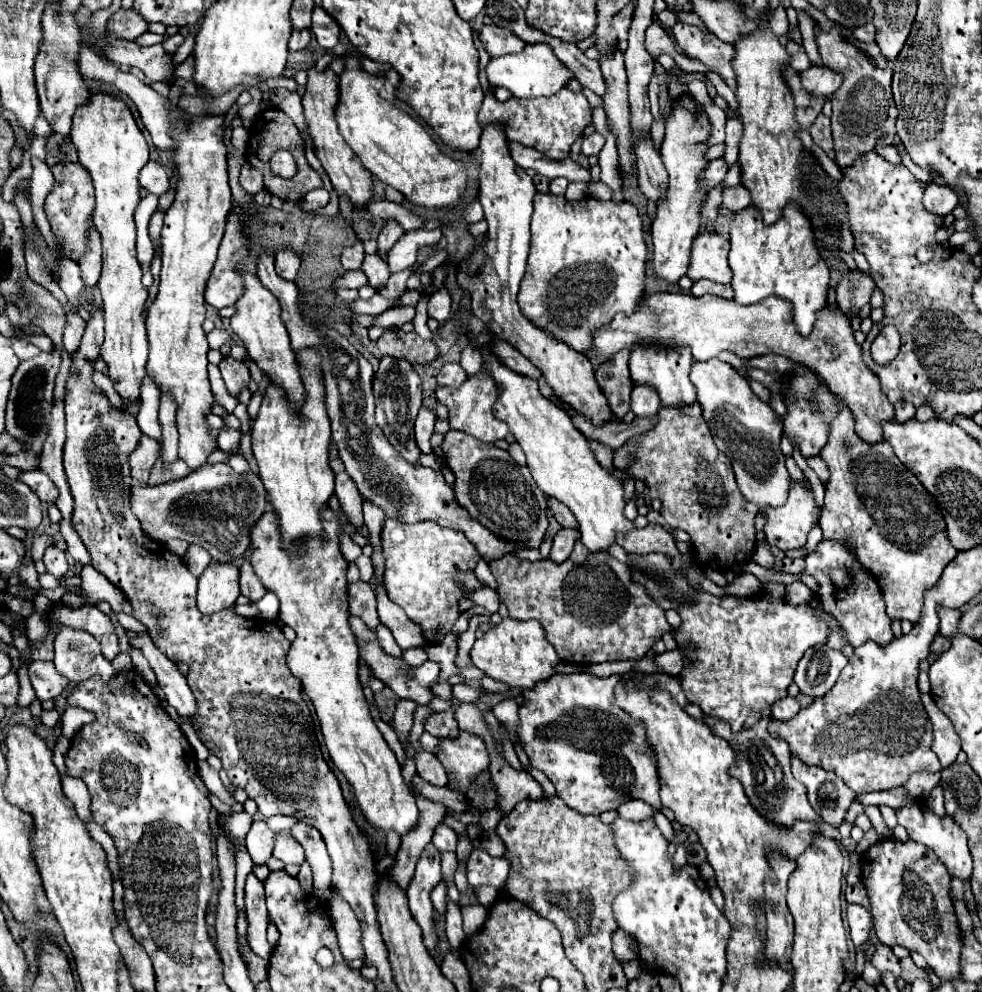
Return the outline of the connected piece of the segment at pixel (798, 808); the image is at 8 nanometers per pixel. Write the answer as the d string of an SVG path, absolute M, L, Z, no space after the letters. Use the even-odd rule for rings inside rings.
M760 717L754 723L754 727L738 731L738 735L734 735L734 737L726 737L726 741L732 745L732 749L736 753L736 763L730 767L730 773L732 773L732 777L740 779L748 799L764 817L778 821L782 825L792 825L796 819L816 823L816 821L820 821L820 817L816 815L816 811L812 811L812 807L806 799L804 785L798 783L794 779L794 775L790 773L790 755L782 755L782 753L790 753L790 747L788 747L788 743L784 743L784 739L776 739L768 731L770 721L772 721L770 717ZM784 761L788 761L786 767L782 767Z

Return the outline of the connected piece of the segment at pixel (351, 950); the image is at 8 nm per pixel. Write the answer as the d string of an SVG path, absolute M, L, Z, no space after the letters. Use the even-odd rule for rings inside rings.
M332 895L330 899L330 919L334 925L334 931L338 935L340 951L346 960L362 959L364 952L360 947L360 925L354 915L354 911L348 907L348 903L340 901L340 897Z

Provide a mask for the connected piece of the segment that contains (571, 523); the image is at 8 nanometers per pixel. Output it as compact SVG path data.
M548 499L548 505L550 505L550 509L554 511L554 517L556 517L556 521L558 521L562 527L568 527L568 529L576 529L576 531L578 531L576 517L572 515L572 511L568 511L568 507L564 507L564 503L560 503L560 501L556 501L556 499Z

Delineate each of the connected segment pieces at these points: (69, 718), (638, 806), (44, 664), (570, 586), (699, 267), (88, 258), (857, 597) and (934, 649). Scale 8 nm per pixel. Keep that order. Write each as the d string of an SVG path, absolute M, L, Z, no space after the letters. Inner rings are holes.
M66 707L64 715L62 715L62 735L72 739L82 725L92 723L92 721L94 721L92 713L88 713L84 709L76 709L76 707Z
M632 799L628 803L622 803L618 807L618 815L628 819L628 821L642 821L642 819L648 819L652 817L652 807L648 803L642 803L640 799Z
M32 661L28 673L30 673L32 687L40 701L54 699L62 693L64 687L68 687L68 679L56 673L52 661Z
M578 539L570 557L560 565L550 559L532 563L504 555L492 559L488 567L496 577L500 601L508 607L510 617L538 617L544 625L546 639L562 661L592 665L604 661L642 659L662 633L672 631L664 617L664 609L648 599L648 593L640 583L632 583L628 565L616 561L608 553L598 553L598 557L610 557L610 565L600 563L598 567L592 567L590 555L588 547Z
M718 233L698 235L692 243L688 277L692 281L710 279L716 283L730 283L732 271L728 267L730 243Z
M92 227L90 229L90 239L88 239L88 251L86 255L80 259L80 269L84 275L84 283L88 289L92 289L98 279L100 279L100 235L98 231Z
M822 539L816 545L814 553L806 557L806 567L802 573L812 575L818 581L816 597L820 605L826 613L840 619L840 625L848 633L848 641L852 647L860 647L866 641L876 641L878 645L892 643L892 621L884 611L882 591L870 571L862 567L862 563L848 551L848 547L844 547L844 543Z
M937 635L930 646L930 652L927 661L931 665L935 661L935 655L940 656L951 647L950 639Z

